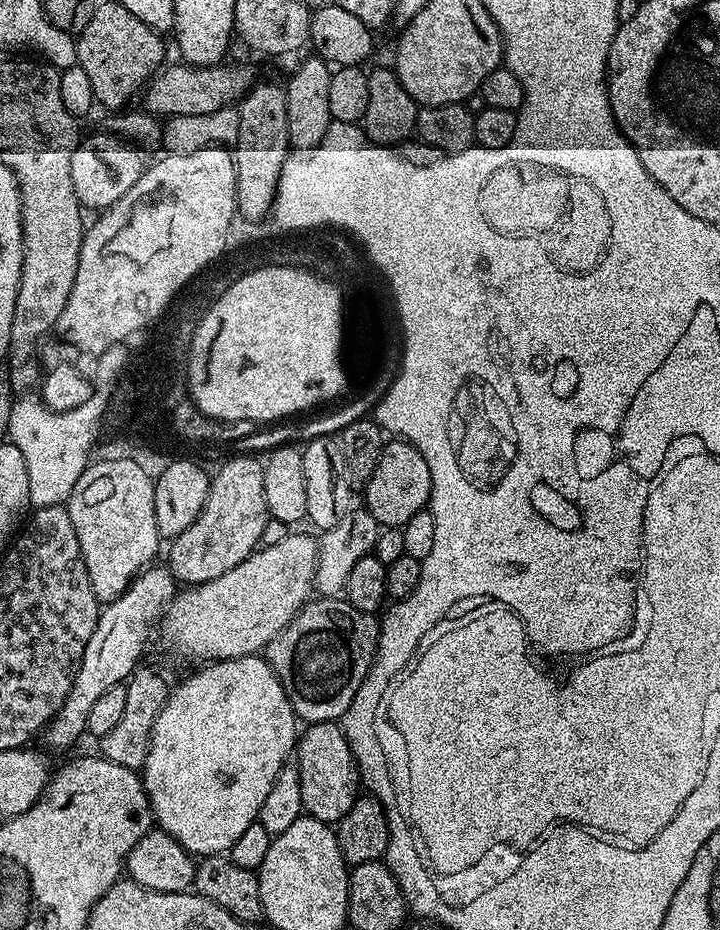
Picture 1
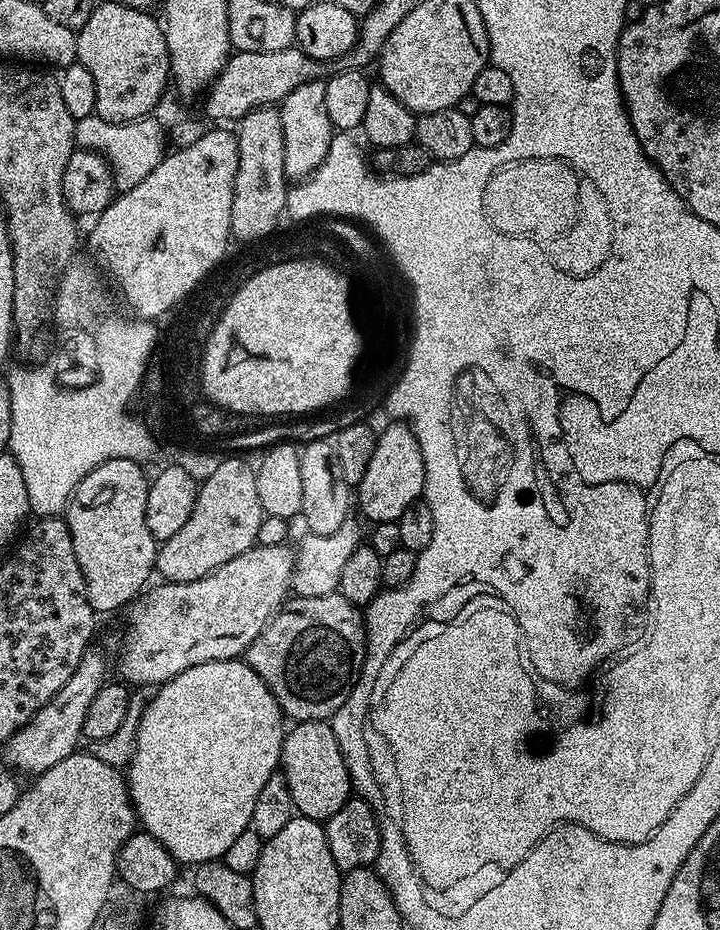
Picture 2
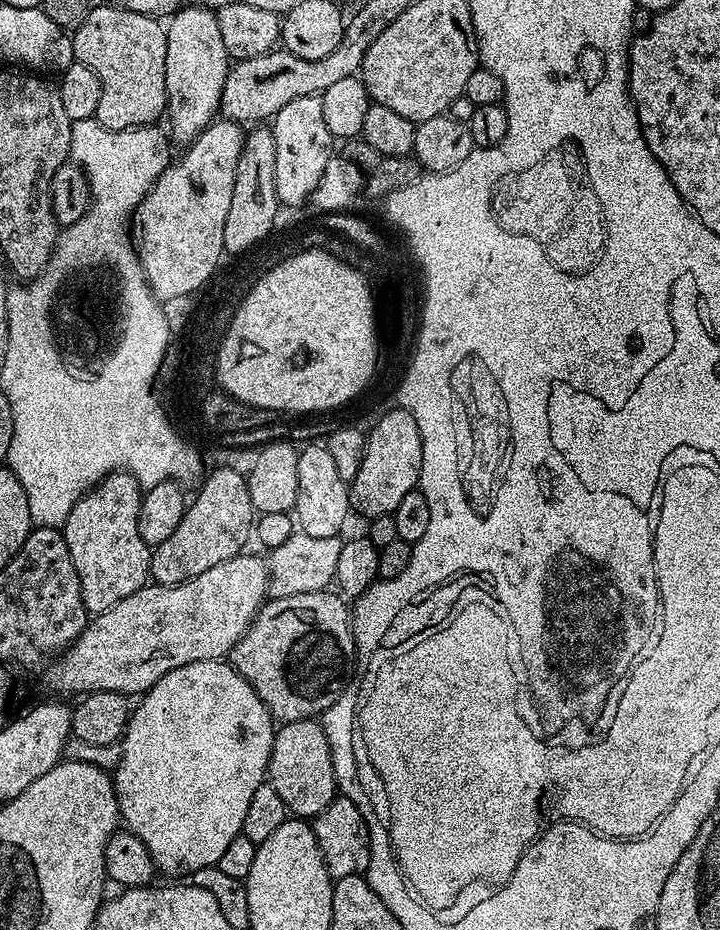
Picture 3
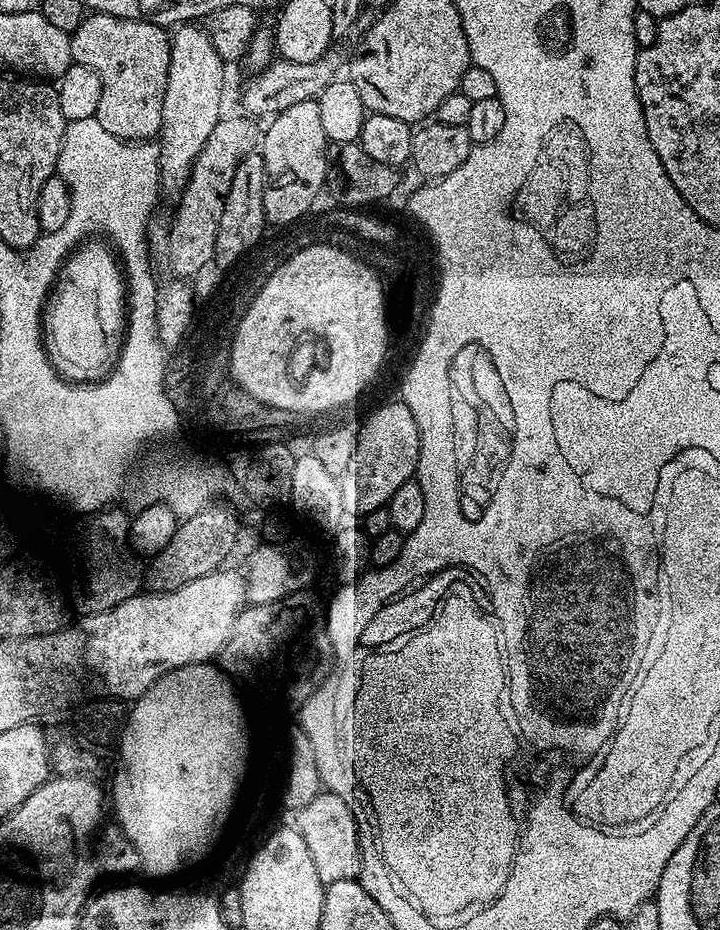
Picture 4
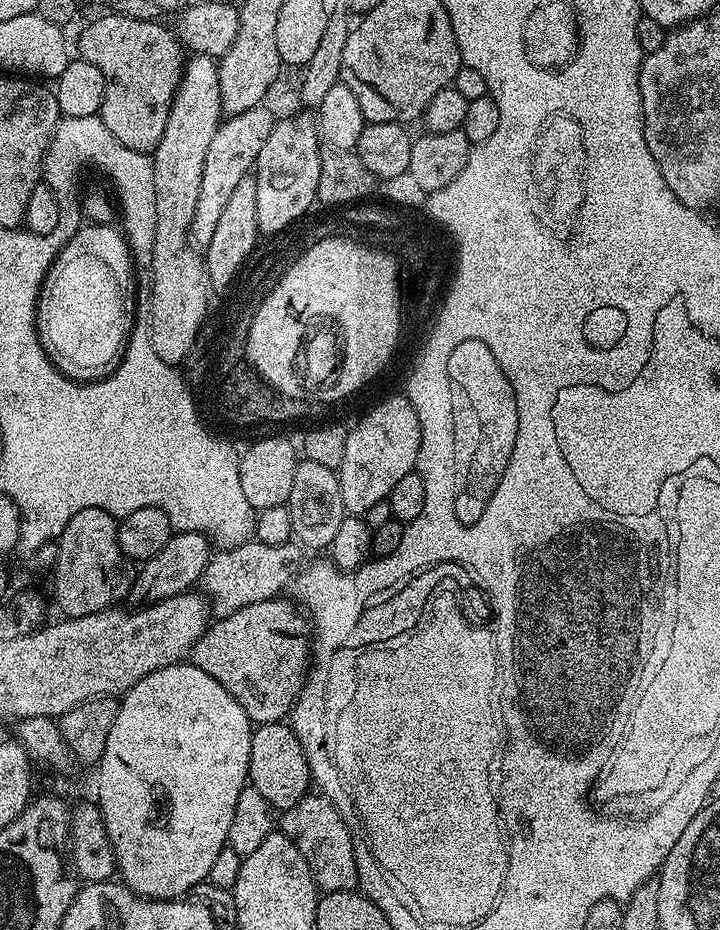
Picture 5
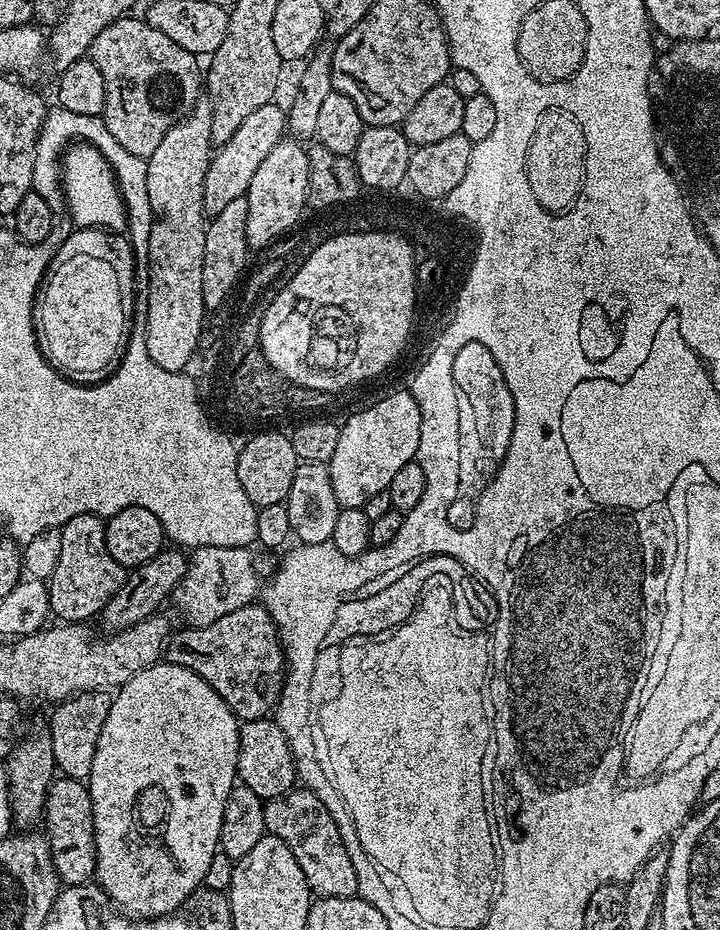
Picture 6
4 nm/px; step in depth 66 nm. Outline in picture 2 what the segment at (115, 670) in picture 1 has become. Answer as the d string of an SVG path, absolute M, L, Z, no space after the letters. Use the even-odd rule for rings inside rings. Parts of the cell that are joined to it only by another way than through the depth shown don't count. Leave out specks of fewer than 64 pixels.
M95 650L85 652L70 682L66 682L66 686L62 686L62 690L58 690L58 694L54 694L54 698L50 698L50 702L46 702L46 706L42 706L42 710L38 710L38 714L34 714L34 718L30 718L26 726L22 726L22 730L3 741L3 763L17 773L39 774L50 770L54 762L62 762L62 758L73 755L77 751L76 743L82 740L87 710L90 709L90 704L94 702L100 688L103 688L109 679L108 668L110 672L110 660L102 653Z

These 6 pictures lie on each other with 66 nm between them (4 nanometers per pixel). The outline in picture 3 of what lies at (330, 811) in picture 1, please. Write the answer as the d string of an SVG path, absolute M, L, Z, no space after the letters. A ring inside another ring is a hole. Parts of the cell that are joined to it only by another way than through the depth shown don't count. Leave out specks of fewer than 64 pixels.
M319 719L281 723L275 729L266 780L274 786L274 790L278 790L289 813L297 817L314 818L326 810L326 806L330 806L330 802L338 795L338 789L328 739Z

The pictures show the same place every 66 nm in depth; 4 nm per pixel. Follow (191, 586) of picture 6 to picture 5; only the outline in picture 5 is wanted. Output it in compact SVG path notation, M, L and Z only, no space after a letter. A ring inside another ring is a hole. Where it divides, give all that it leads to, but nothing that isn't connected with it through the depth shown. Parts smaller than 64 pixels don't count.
M253 538L246 544L235 545L231 550L217 551L200 575L199 583L210 605L211 615L216 618L229 616L234 614L234 610L242 610L242 606L279 597L283 593L280 591L293 583L301 567L300 556L294 549L292 544L262 546Z

